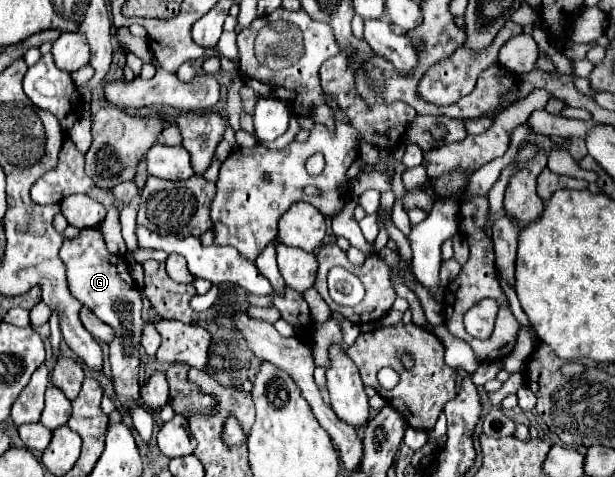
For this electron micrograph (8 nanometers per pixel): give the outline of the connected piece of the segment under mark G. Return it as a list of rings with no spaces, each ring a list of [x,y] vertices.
[[[97,228],[81,230],[77,238],[65,240],[59,256],[67,266],[67,282],[71,294],[115,331],[115,338],[109,343],[113,386],[119,404],[129,412],[133,404],[139,404],[139,336],[143,328],[141,292],[131,278],[127,262],[121,256],[107,252]]]

